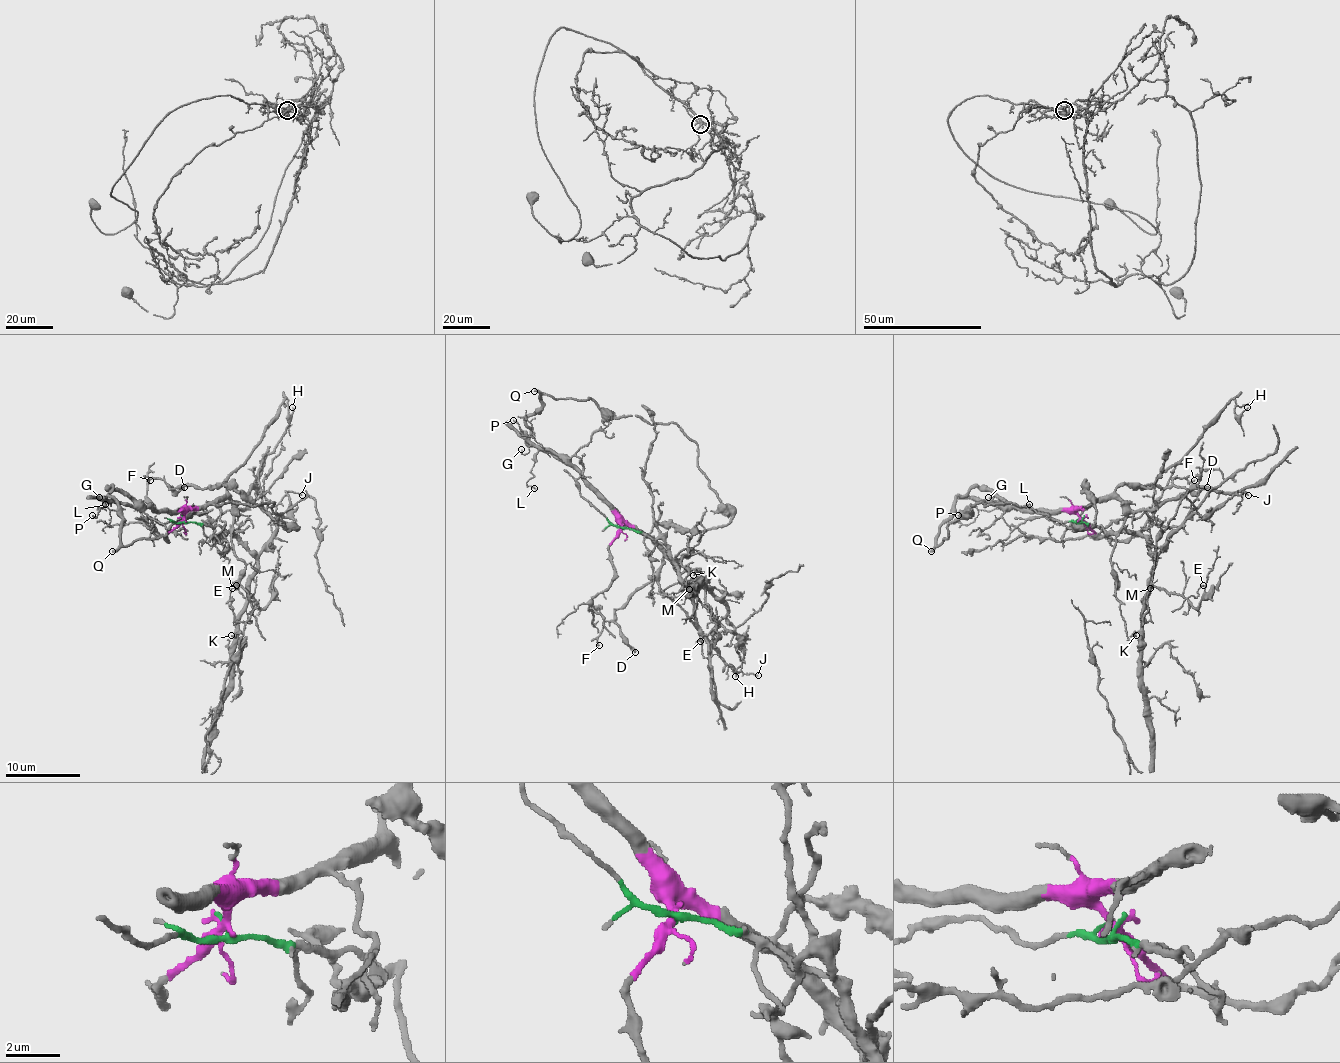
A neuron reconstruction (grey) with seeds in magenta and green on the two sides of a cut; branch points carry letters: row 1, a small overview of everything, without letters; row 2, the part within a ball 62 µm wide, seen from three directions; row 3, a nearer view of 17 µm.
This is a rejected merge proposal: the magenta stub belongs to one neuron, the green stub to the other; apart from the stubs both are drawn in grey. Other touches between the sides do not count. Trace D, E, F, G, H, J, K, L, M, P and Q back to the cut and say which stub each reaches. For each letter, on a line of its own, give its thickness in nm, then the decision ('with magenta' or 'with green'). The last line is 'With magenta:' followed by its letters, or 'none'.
D: 280 nm | with magenta
E: 140 nm | with green
F: 150 nm | with magenta
G: 120 nm | with magenta
H: 130 nm | with magenta
J: 130 nm | with green
K: 190 nm | with green
L: 130 nm | with magenta
M: 140 nm | with green
P: 100 nm | with magenta
Q: 280 nm | with magenta
With magenta: D, F, G, H, L, P, Q

